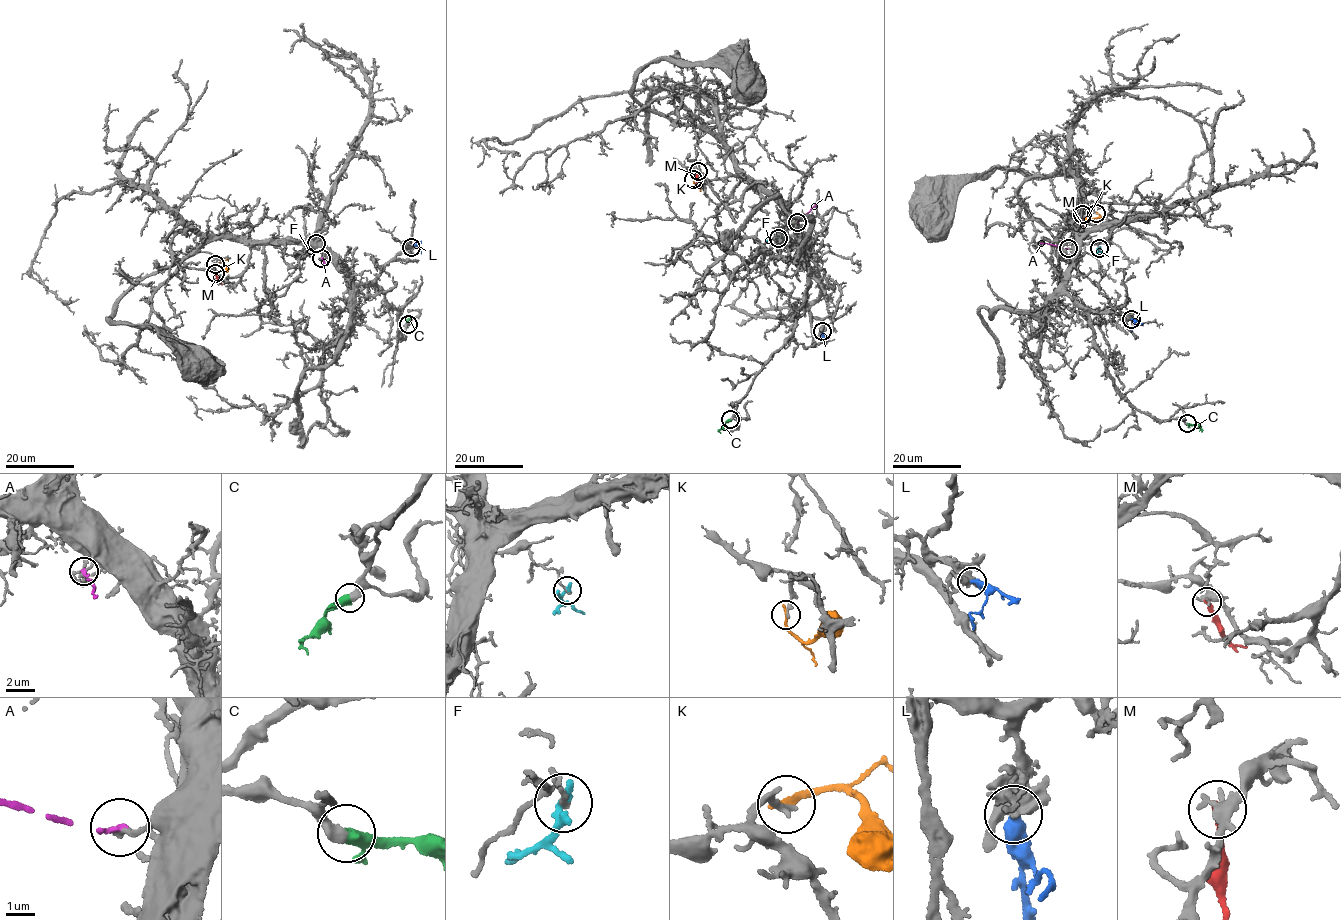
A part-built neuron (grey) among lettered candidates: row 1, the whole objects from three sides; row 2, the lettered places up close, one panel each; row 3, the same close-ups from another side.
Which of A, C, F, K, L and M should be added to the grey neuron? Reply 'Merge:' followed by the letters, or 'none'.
Merge: C

